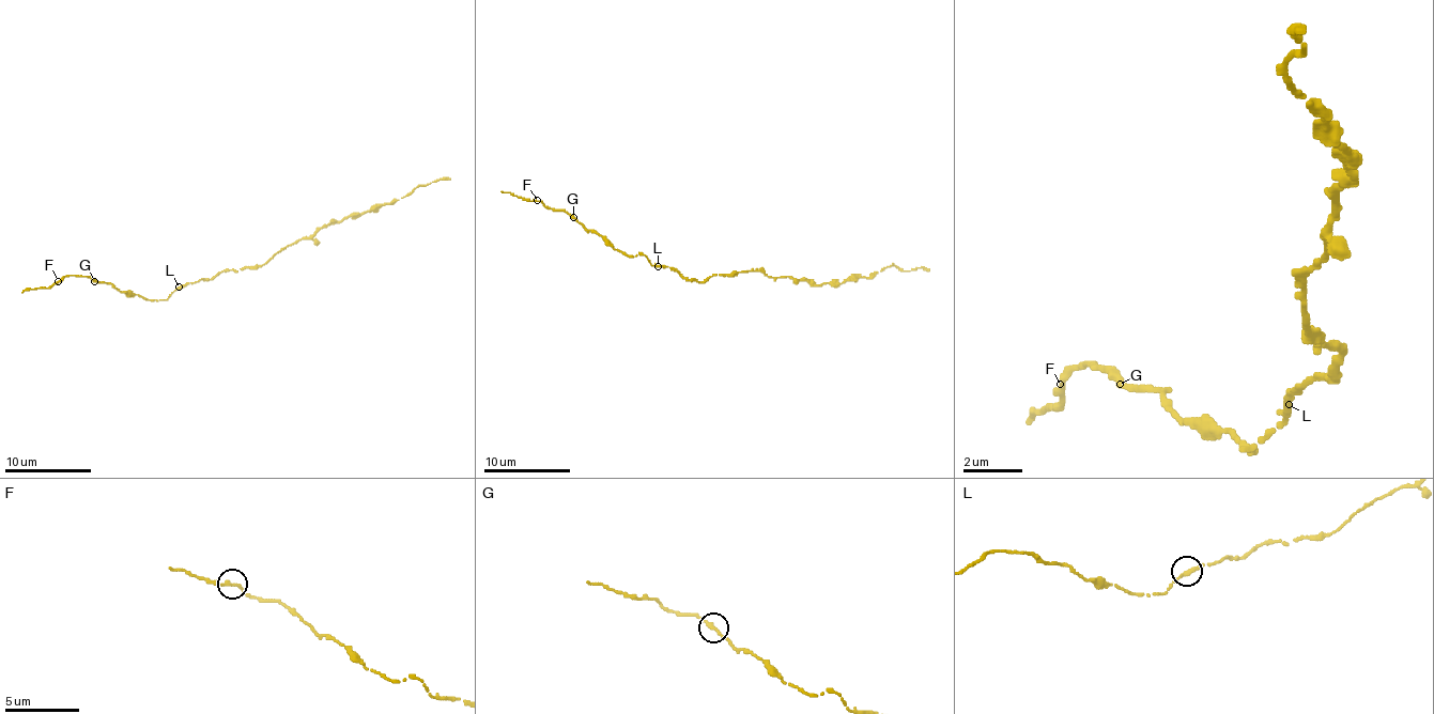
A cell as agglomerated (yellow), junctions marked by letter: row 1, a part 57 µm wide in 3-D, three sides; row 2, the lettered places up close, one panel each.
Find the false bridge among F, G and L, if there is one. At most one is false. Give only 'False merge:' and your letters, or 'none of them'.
False merge: none of them

